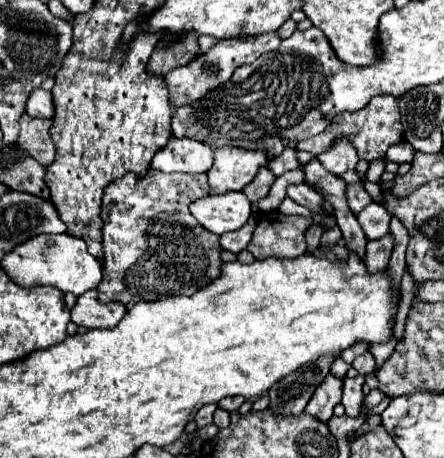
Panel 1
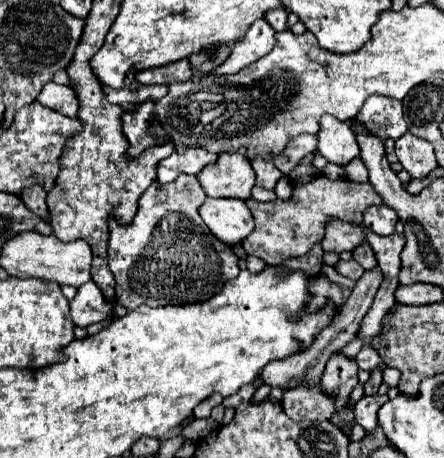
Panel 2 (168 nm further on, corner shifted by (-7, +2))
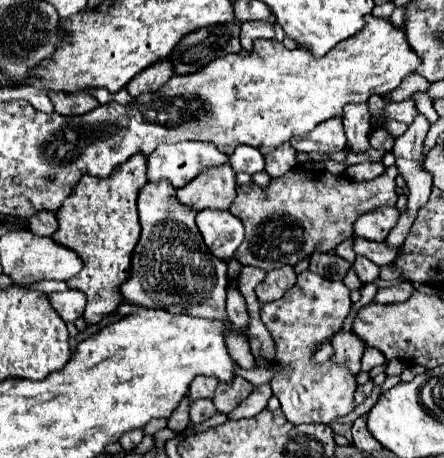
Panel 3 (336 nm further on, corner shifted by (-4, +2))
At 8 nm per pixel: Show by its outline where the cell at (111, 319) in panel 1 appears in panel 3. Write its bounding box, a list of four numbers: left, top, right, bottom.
[49,290,87,322]

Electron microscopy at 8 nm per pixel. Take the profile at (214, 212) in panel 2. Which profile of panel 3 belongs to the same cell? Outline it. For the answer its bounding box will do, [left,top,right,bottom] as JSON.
[197,210,245,260]

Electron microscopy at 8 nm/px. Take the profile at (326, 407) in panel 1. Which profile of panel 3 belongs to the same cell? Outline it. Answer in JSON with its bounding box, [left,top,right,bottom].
[331,332,363,376]

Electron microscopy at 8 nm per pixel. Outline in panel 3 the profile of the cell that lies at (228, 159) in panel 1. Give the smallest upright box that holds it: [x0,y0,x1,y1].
[177,164,239,210]

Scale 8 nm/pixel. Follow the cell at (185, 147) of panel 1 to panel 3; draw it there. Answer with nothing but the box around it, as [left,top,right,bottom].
[147,142,229,188]

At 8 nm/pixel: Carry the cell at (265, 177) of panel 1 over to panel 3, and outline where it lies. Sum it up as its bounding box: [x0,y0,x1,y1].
[229,146,265,174]

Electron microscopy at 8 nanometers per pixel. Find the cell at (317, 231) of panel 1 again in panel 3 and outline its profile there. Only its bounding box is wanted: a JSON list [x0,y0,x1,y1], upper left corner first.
[255,266,297,302]

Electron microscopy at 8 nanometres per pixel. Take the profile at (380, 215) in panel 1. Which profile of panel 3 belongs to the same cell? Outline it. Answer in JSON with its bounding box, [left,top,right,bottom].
[353,208,399,242]

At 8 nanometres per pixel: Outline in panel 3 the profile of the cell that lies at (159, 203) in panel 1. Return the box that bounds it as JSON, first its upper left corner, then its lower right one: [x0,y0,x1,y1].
[119,180,229,318]

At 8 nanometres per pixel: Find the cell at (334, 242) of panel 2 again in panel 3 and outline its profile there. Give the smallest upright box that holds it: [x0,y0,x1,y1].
[353,236,399,266]

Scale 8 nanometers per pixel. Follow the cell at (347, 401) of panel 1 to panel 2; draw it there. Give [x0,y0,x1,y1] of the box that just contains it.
[354,396,388,434]

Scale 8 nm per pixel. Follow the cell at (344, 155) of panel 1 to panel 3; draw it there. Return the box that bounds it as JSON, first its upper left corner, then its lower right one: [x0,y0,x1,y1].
[291,118,347,154]

